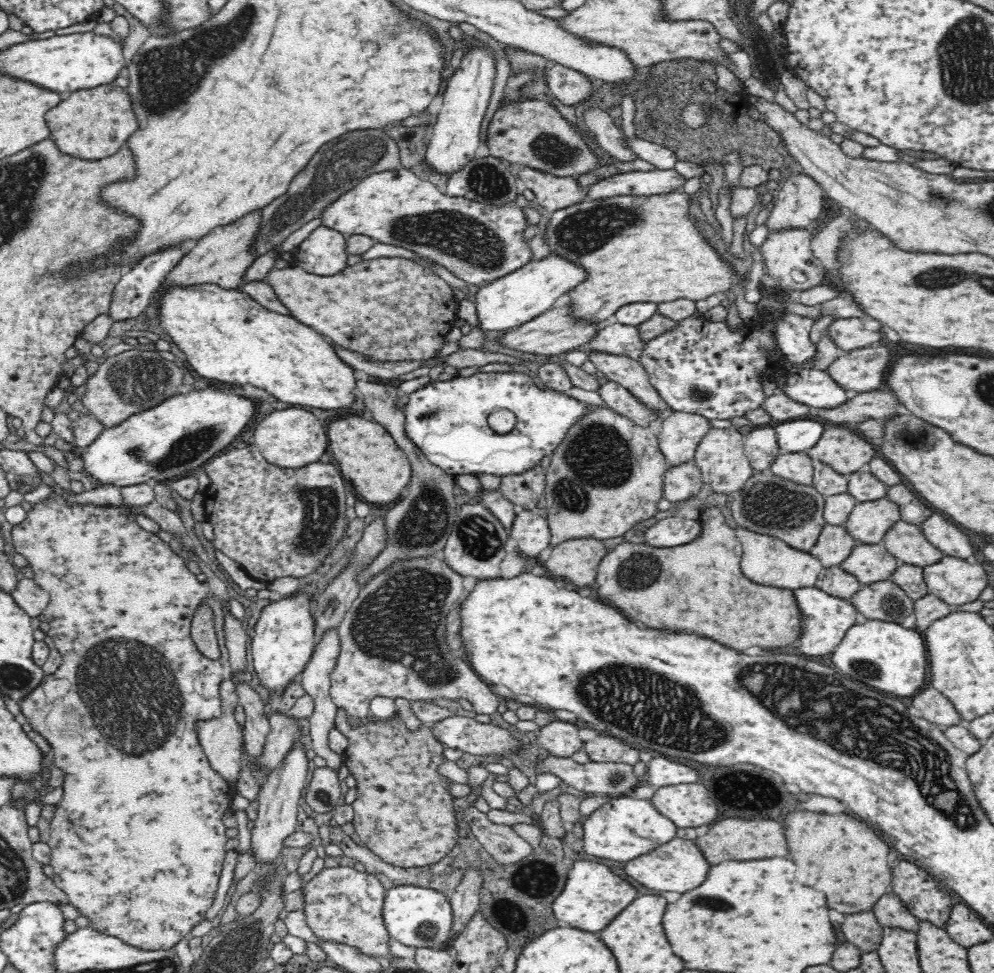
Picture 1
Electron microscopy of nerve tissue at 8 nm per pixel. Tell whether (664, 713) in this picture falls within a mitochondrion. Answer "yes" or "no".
yes

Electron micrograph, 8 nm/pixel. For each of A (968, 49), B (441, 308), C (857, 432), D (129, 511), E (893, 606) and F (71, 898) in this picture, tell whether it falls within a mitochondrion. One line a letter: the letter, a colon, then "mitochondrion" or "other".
A: mitochondrion
B: other
C: other
D: other
E: mitochondrion
F: other

